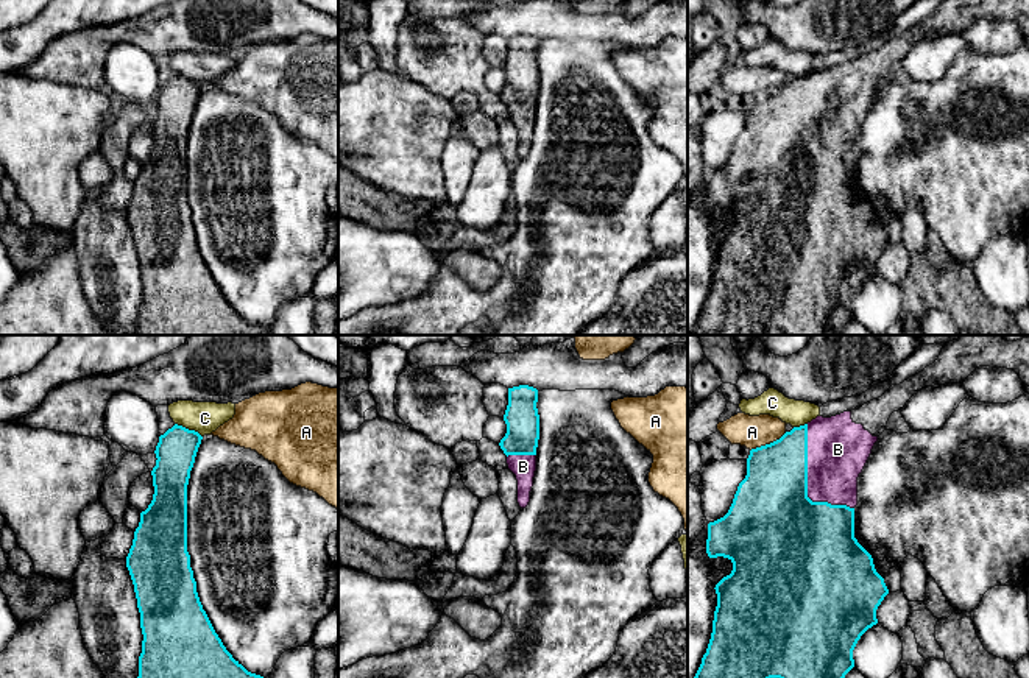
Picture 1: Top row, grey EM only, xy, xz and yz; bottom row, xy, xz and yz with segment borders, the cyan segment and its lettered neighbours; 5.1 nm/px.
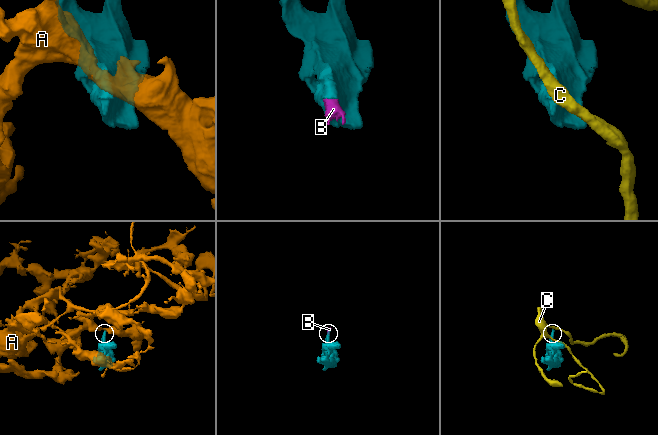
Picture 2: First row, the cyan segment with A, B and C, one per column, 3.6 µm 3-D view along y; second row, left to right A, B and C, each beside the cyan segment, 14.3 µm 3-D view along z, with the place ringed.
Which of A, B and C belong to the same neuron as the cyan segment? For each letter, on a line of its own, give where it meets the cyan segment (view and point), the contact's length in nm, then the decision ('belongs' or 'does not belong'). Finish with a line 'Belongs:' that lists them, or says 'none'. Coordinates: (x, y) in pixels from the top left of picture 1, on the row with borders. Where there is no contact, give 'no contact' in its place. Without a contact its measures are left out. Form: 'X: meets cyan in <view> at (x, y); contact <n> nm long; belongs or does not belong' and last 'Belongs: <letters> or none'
A: meets cyan in yz at (767, 444); contact 220 nm long; does not belong
B: meets cyan in yz at (806, 483); contact 500 nm long; belongs
C: meets cyan in xy at (187, 429); contact 160 nm long; does not belong
Belongs: B

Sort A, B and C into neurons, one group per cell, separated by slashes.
A / B / C

